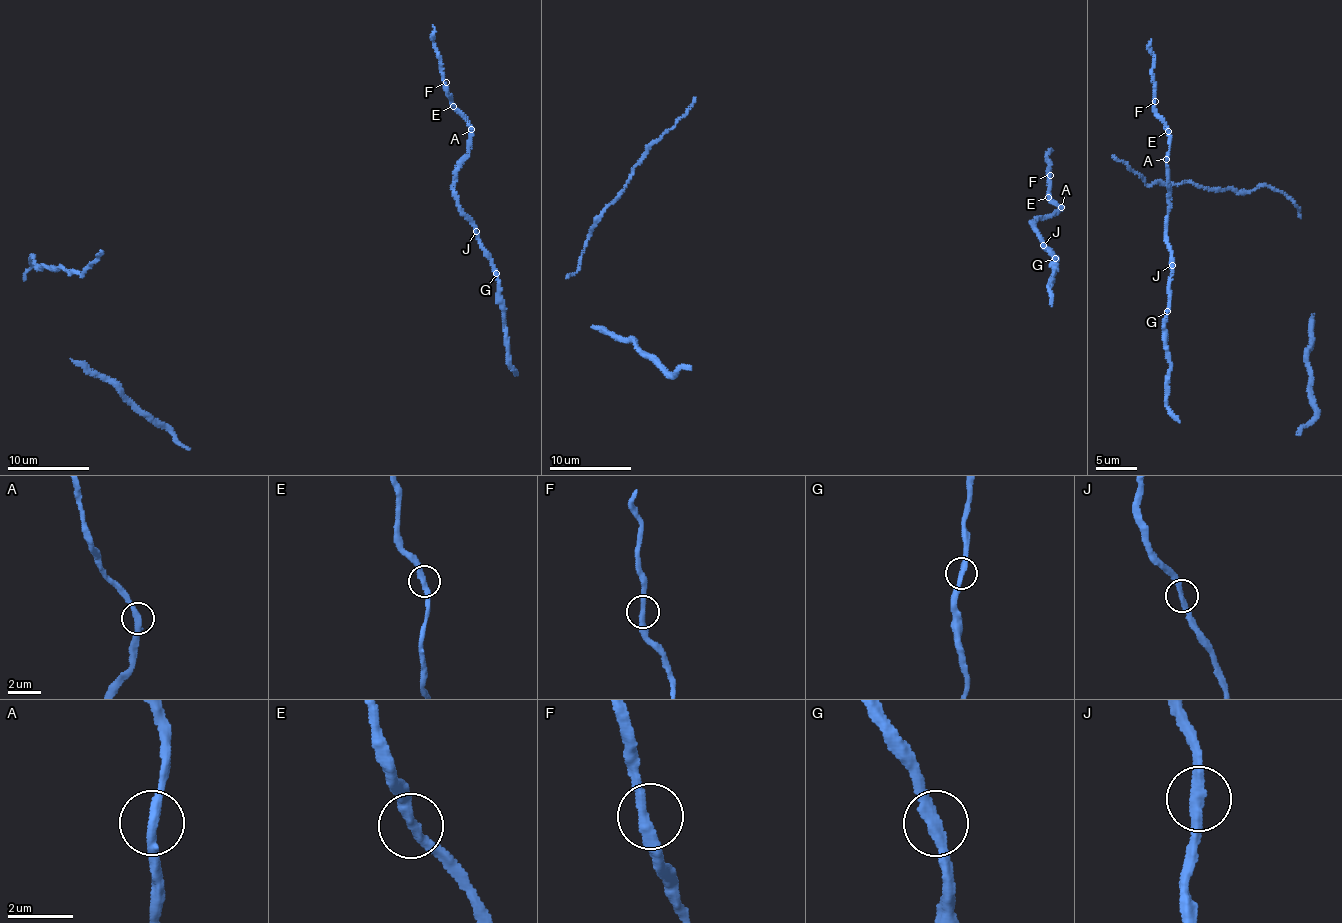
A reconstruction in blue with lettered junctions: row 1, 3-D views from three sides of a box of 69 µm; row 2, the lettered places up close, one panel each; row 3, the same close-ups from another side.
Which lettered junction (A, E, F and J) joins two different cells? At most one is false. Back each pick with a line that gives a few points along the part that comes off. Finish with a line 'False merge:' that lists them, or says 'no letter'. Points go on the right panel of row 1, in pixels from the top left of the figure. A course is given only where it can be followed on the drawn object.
False merge: no letter

